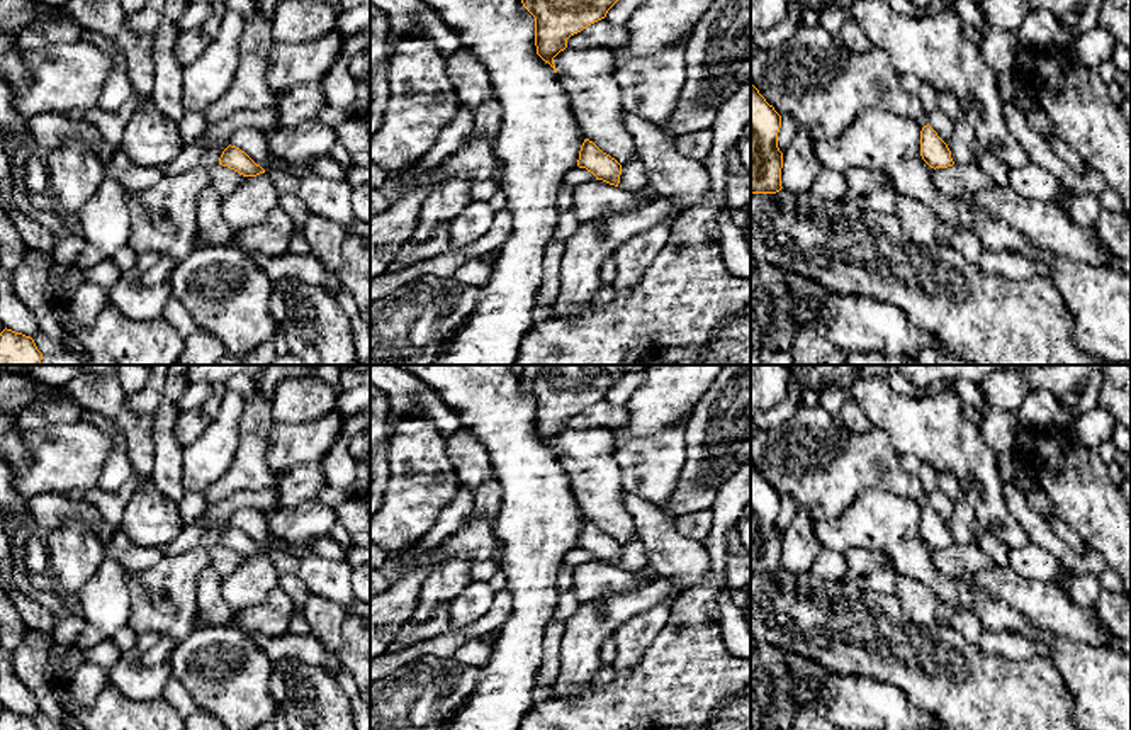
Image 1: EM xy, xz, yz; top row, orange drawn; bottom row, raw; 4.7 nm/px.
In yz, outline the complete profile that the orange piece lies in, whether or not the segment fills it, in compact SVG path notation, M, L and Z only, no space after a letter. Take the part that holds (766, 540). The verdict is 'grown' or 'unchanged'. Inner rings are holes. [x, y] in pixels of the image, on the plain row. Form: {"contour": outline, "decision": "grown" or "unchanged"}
{"contour": "M751 463L751 574L776 574L783 569L779 508L781 496Z", "decision": "unchanged"}

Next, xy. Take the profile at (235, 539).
{"contour": "M231 525L222 531L219 545L231 548L243 557L256 557L265 553L265 550L256 545L245 531Z", "decision": "unchanged"}

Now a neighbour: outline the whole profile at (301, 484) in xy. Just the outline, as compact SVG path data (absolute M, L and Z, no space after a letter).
M319 462L294 467L279 480L279 508L295 508L326 487Z

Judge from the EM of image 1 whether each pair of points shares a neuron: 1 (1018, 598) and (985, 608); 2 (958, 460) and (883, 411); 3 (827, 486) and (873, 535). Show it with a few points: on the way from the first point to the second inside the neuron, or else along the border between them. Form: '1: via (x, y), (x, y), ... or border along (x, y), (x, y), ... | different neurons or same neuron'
1: border along (968, 586), (1004, 601), (1036, 627) | different neurons
2: via (939, 442), (924, 426), (911, 425), (902, 418) | same neuron
3: border along (887, 493), (865, 491), (839, 516), (814, 523) | different neurons

